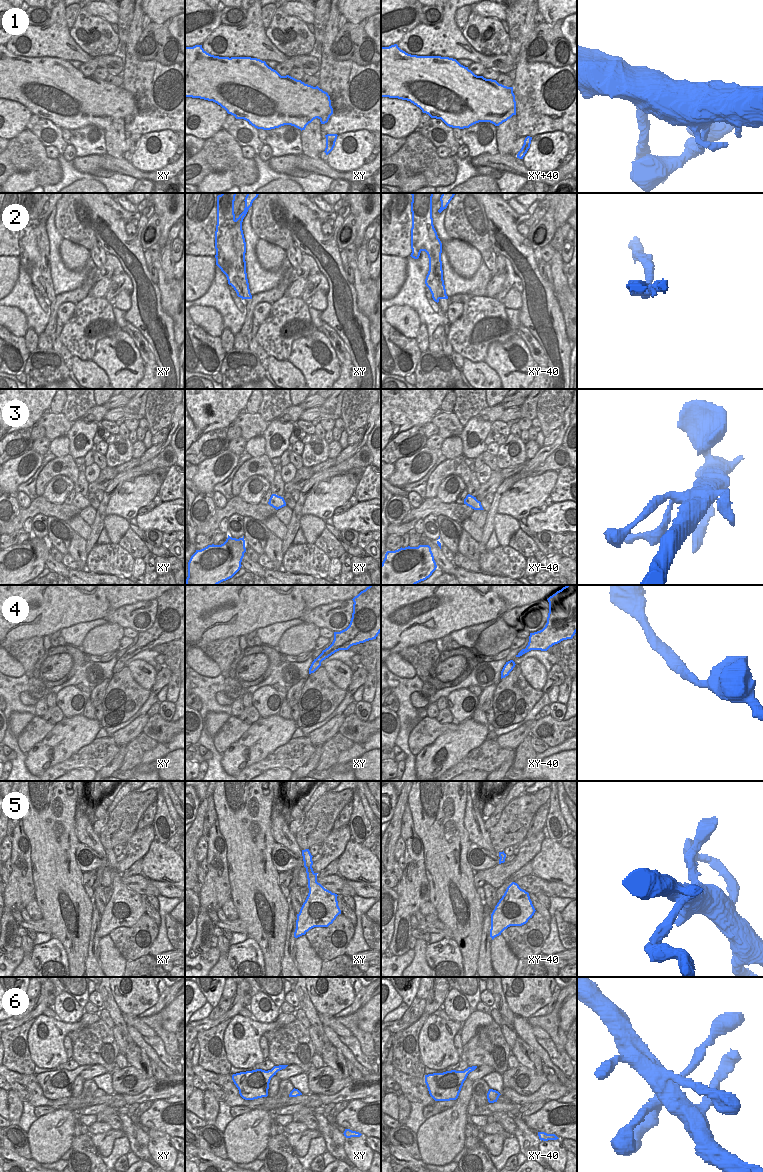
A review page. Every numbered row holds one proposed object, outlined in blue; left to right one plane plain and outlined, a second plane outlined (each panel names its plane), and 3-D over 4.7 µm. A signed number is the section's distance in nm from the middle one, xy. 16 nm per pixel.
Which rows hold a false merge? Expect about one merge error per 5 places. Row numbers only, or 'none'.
2.

